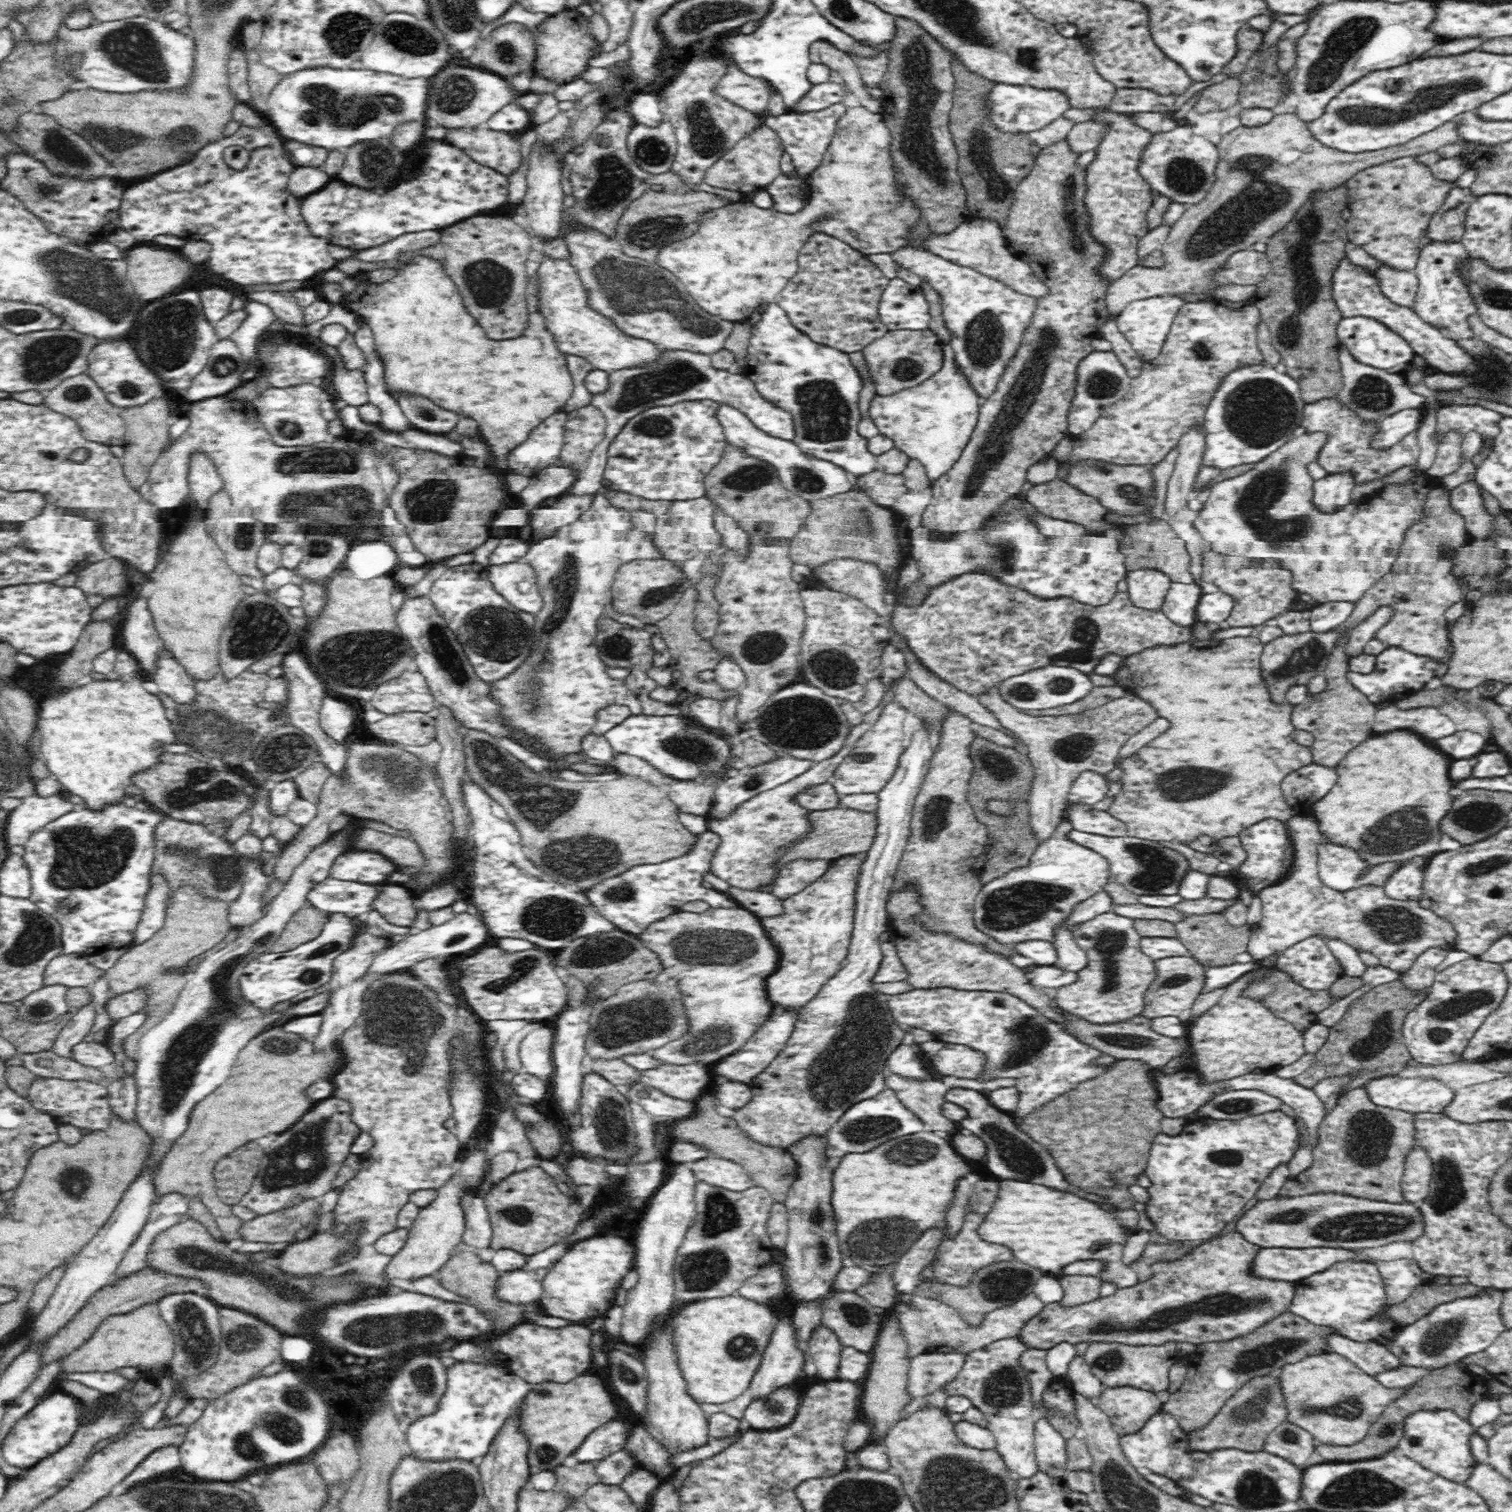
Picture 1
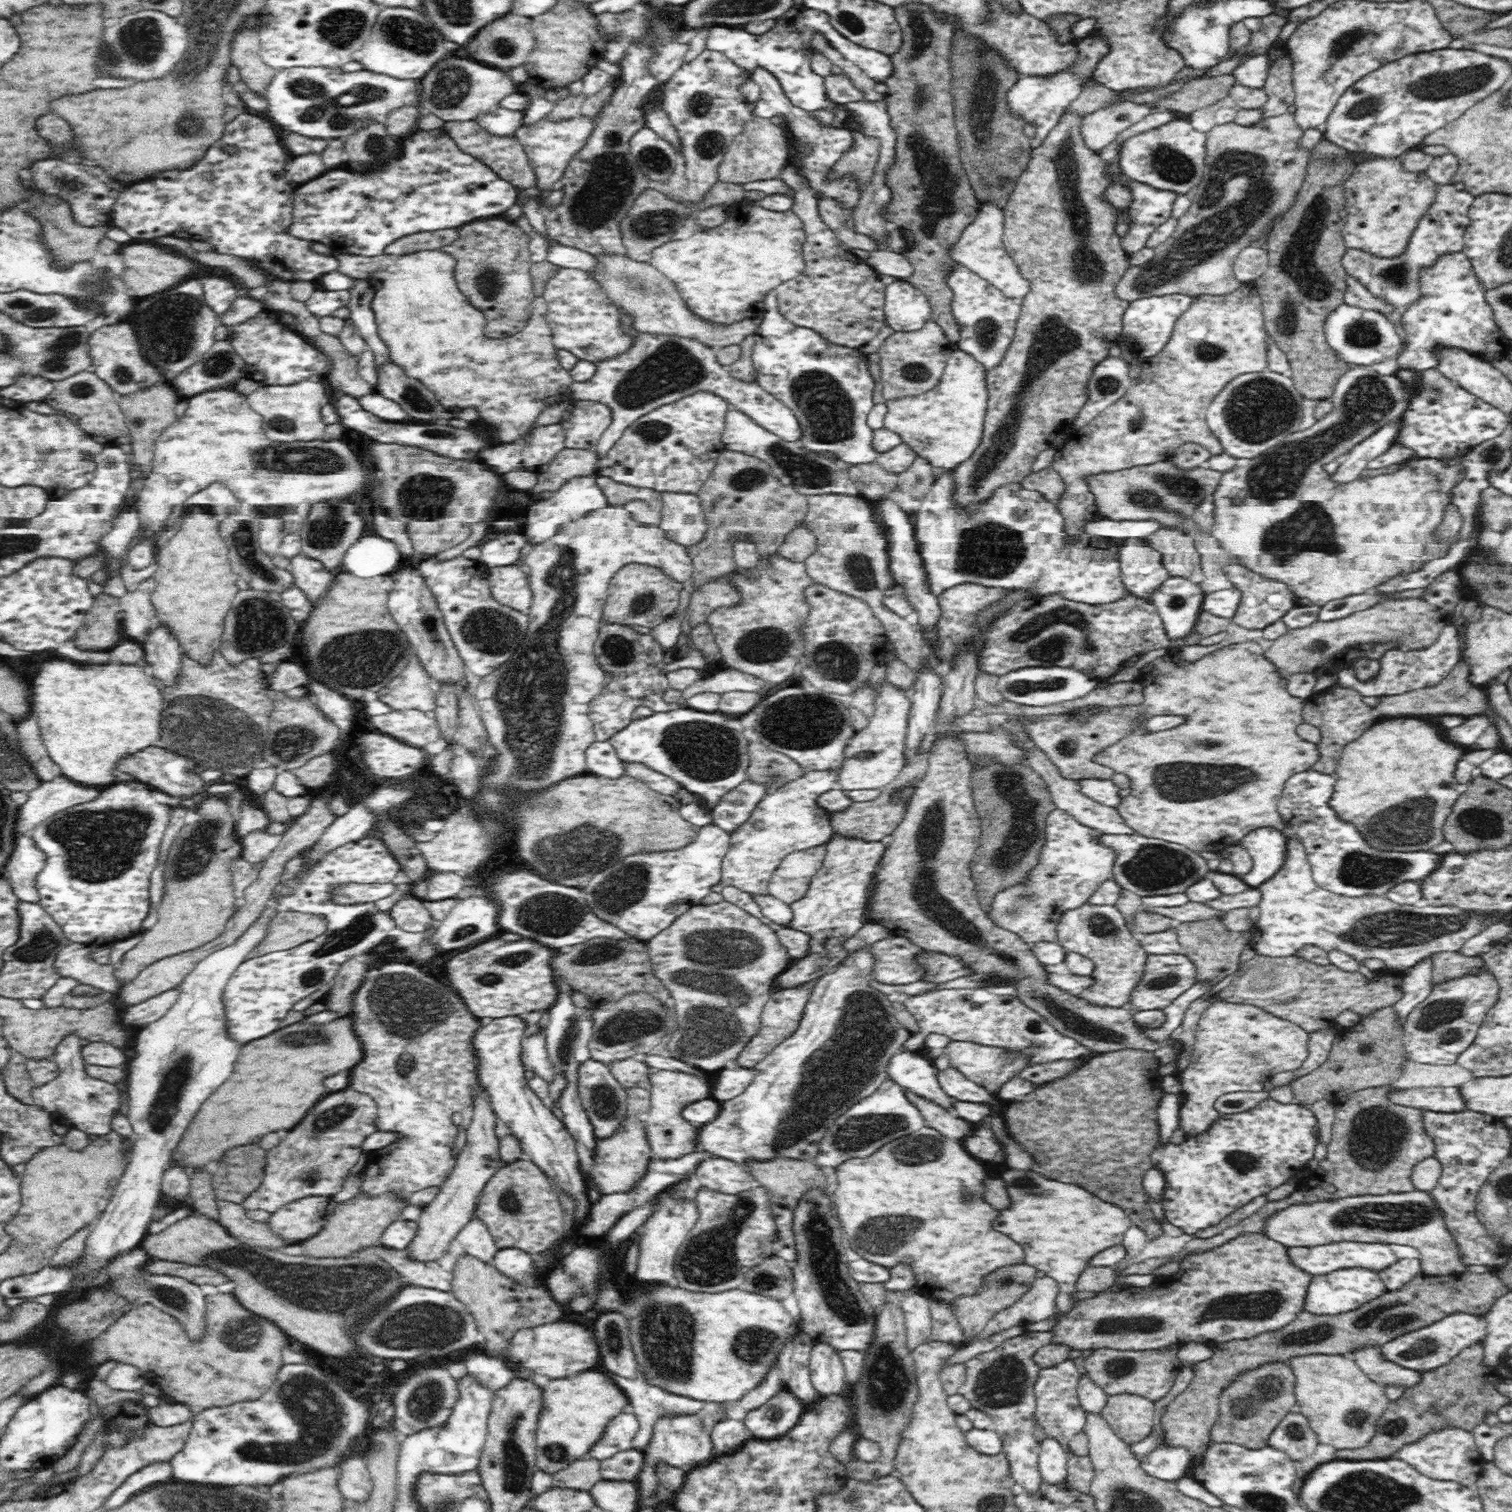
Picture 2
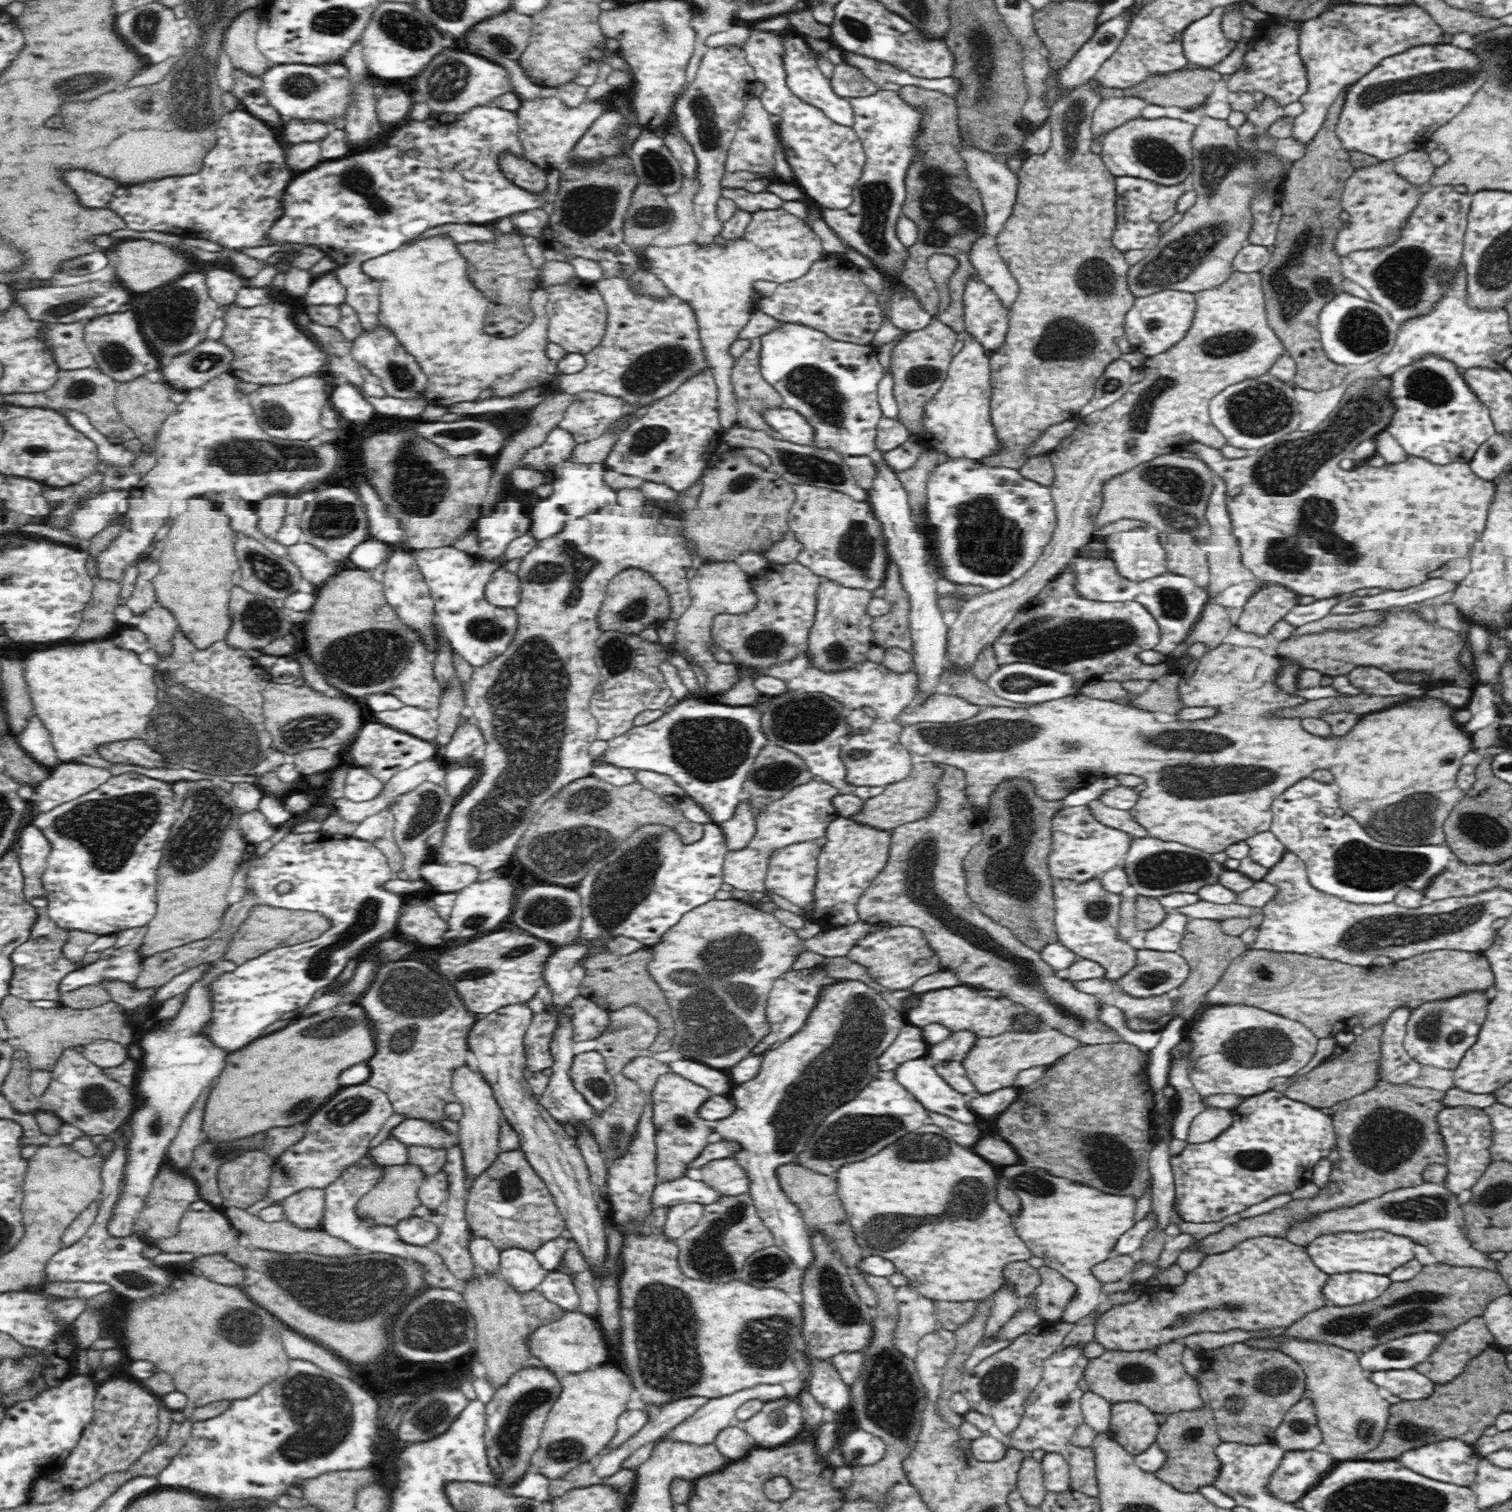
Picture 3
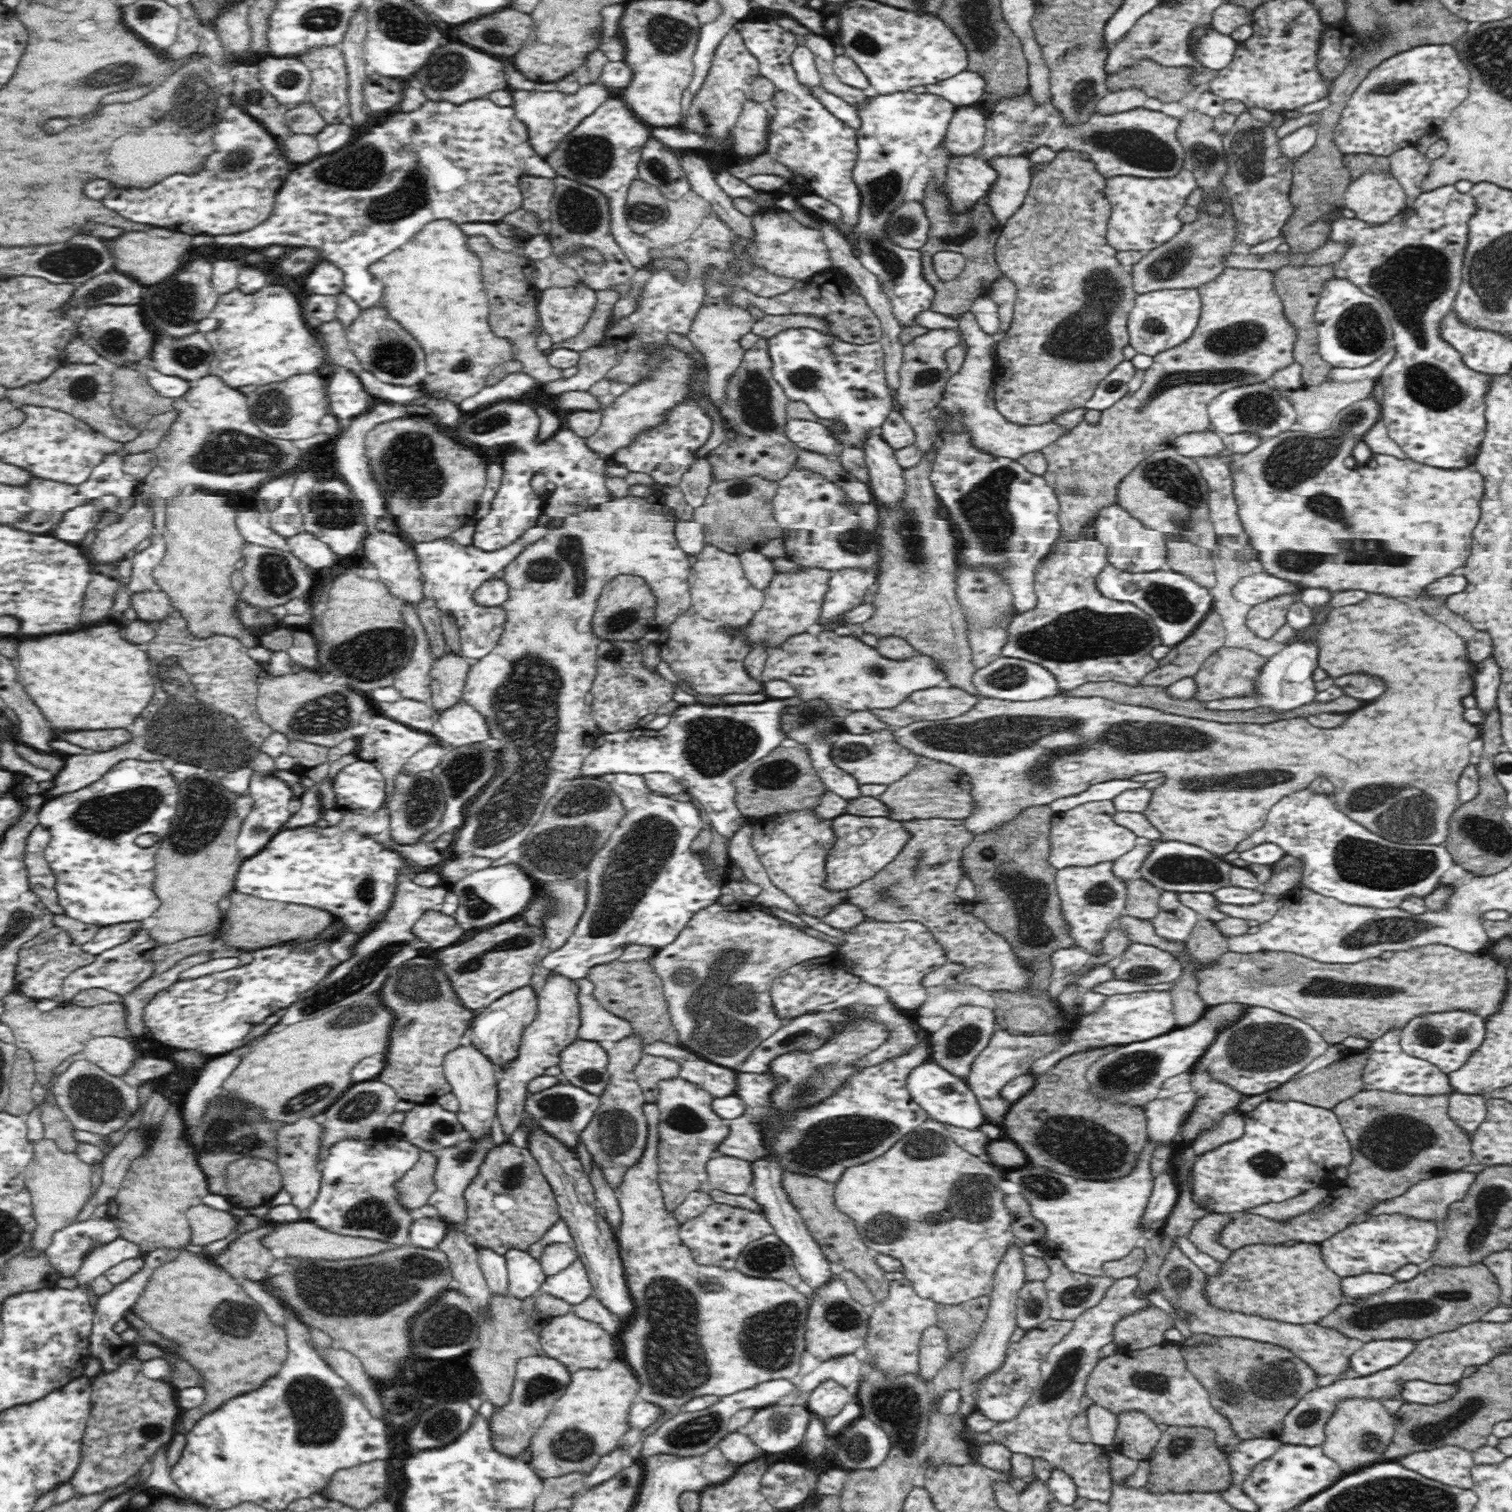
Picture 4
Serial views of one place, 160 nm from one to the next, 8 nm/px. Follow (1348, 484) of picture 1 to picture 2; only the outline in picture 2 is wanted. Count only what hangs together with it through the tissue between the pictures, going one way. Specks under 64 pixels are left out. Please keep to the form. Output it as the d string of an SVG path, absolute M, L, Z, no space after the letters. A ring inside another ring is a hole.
M1400 420L1387 424L1371 434L1366 440L1359 442L1339 463L1339 468L1332 474L1336 482L1352 482L1366 470L1367 464L1378 456L1382 456L1393 443L1396 443L1401 430Z

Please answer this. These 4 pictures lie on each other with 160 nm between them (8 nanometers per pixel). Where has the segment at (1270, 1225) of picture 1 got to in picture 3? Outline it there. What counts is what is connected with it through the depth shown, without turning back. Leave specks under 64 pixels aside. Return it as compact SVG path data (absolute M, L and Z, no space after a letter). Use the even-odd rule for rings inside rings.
M1426 1182L1418 1186L1393 1190L1378 1198L1367 1199L1351 1207L1339 1207L1323 1211L1310 1220L1300 1220L1292 1224L1286 1235L1292 1244L1308 1246L1318 1237L1334 1233L1365 1233L1368 1230L1381 1229L1387 1233L1411 1238L1420 1246L1427 1247L1434 1260L1442 1265L1470 1266L1499 1272L1499 1260L1494 1260L1487 1253L1474 1249L1466 1239L1464 1220L1458 1197L1447 1188L1445 1182L1436 1184Z

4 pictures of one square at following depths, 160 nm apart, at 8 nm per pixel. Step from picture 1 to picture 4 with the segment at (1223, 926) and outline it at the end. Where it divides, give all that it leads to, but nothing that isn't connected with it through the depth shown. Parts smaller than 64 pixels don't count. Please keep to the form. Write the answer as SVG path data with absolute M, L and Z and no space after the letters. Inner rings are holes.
M1200 918L1185 942L1186 952L1197 964L1210 964L1220 954L1228 952L1226 937L1218 930L1214 921ZM1186 961L1182 963L1184 977L1169 990L1173 998L1173 1011L1178 1027L1194 1024L1207 1008L1197 993L1198 979L1194 977L1196 976L1194 967Z

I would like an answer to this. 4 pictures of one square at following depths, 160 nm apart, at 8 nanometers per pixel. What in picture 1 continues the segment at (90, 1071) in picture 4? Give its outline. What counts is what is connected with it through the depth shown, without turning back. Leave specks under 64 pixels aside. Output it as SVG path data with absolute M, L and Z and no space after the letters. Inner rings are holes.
M93 1002L79 1008L66 1026L60 1030L50 1050L60 1057L72 1059L74 1046L86 1038L94 1024L94 1018L96 1018L96 1011ZM39 1077L30 1086L26 1098L34 1109L50 1114L58 1124L70 1124L78 1129L106 1130L110 1122L110 1091L100 1082Z

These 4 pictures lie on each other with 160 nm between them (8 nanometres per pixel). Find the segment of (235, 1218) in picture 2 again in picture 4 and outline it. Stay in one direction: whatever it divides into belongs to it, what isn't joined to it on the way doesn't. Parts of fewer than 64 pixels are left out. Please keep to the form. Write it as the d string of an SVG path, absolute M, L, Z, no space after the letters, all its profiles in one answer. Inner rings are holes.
M306 1220L292 1223L274 1223L274 1226L276 1226L276 1232L270 1234L270 1236L266 1236L263 1239L263 1245L268 1248L282 1248L287 1256L295 1256L298 1258L345 1261L374 1256L375 1254L397 1247L397 1245L392 1245L390 1242L382 1242L381 1240L335 1234L323 1230Z

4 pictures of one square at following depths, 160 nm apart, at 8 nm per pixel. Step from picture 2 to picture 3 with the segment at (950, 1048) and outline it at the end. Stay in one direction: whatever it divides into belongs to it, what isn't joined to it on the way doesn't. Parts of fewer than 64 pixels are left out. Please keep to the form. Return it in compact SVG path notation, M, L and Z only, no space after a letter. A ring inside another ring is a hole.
M1054 1028L1035 1032L1002 1033L996 1037L979 1038L966 1058L963 1058L963 1067L972 1085L976 1087L976 1094L986 1095L997 1089L1014 1087L1016 1077L1022 1070L1040 1065L1050 1066L1065 1054L1080 1048L1080 1045L1075 1038Z

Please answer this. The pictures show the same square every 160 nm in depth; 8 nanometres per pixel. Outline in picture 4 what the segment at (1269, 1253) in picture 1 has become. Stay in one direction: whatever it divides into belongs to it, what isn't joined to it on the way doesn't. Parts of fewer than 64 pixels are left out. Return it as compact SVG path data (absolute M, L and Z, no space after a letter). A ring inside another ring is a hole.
M1399 1215L1373 1216L1366 1222L1348 1226L1346 1230L1323 1240L1319 1245L1323 1261L1339 1277L1353 1277L1364 1273L1392 1275L1401 1266L1419 1265L1431 1258L1438 1236L1438 1226L1434 1221Z

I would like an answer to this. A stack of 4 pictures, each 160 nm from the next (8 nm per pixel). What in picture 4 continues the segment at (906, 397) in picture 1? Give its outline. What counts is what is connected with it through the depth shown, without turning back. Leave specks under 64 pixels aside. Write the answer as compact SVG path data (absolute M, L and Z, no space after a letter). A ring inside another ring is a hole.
M971 311L961 314L958 318L961 336L968 344L968 354L962 368L953 374L945 387L944 398L941 398L938 406L946 414L952 414L956 410L964 412L964 426L970 430L971 444L975 448L982 449L984 453L990 453L994 457L1006 457L1017 460L1026 453L1040 451L1060 438L1065 432L1057 423L1044 423L1038 425L1020 426L1007 421L998 413L995 403L989 398L989 388L994 384L993 373L995 361L990 354L990 346L994 344L994 337L983 332L982 327L975 320Z

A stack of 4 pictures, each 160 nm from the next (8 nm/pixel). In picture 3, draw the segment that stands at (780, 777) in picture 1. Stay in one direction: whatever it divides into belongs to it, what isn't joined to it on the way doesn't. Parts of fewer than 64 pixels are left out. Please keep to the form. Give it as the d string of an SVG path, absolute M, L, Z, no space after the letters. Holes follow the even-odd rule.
M745 797L737 806L732 817L719 826L724 833L728 850L737 851L746 848L756 834L755 817L752 806Z

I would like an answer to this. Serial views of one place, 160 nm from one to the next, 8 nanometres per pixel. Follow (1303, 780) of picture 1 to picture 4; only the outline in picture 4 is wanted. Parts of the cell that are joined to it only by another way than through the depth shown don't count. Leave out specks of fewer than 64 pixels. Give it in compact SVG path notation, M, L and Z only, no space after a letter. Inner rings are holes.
M1309 787L1294 791L1271 806L1267 812L1266 822L1248 838L1239 842L1235 851L1240 853L1259 844L1271 842L1283 848L1286 855L1301 858L1304 866L1302 884L1306 886L1306 889L1317 894L1337 898L1340 902L1349 905L1379 909L1400 907L1413 915L1421 915L1428 911L1423 898L1441 886L1440 876L1453 863L1452 855L1445 845L1398 843L1382 838L1381 835L1374 834L1365 826L1360 826L1354 820L1346 818L1332 804L1336 802L1330 798L1330 795L1311 791Z

